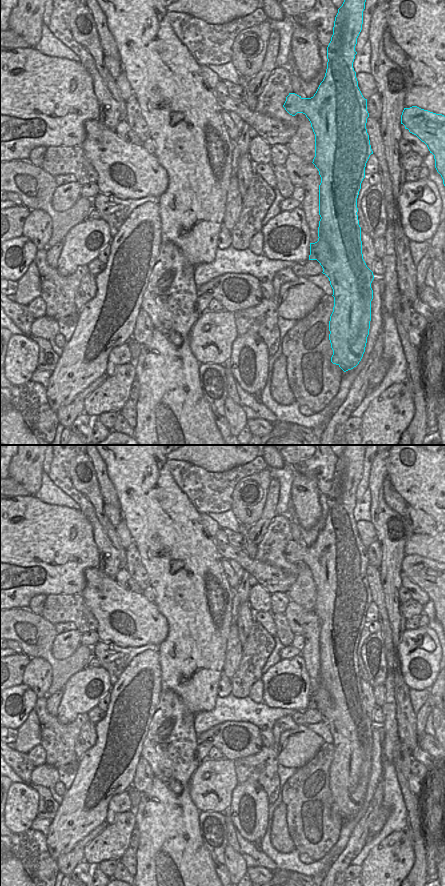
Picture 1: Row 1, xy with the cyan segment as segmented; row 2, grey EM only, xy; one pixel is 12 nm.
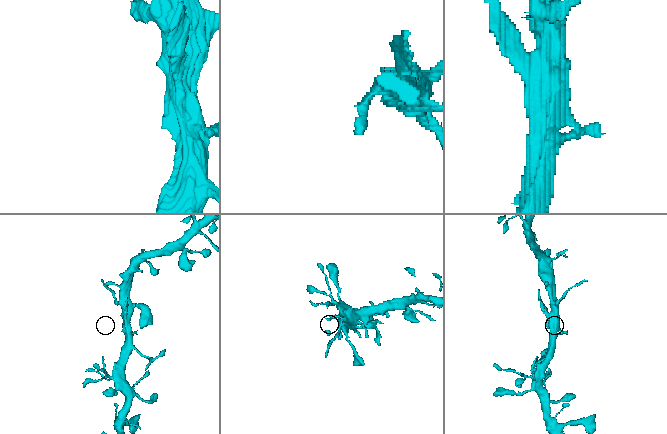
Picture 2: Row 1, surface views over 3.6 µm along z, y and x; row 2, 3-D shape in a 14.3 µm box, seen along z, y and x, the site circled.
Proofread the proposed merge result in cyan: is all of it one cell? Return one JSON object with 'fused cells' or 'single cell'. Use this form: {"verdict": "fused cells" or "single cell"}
{"verdict": "fused cells"}

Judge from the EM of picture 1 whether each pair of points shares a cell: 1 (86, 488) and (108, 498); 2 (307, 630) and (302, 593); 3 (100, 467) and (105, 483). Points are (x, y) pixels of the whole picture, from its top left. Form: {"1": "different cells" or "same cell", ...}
{"1": "different cells", "2": "different cells", "3": "same cell"}

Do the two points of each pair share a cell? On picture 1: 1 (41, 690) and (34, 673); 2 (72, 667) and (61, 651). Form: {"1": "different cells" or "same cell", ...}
{"1": "same cell", "2": "different cells"}

